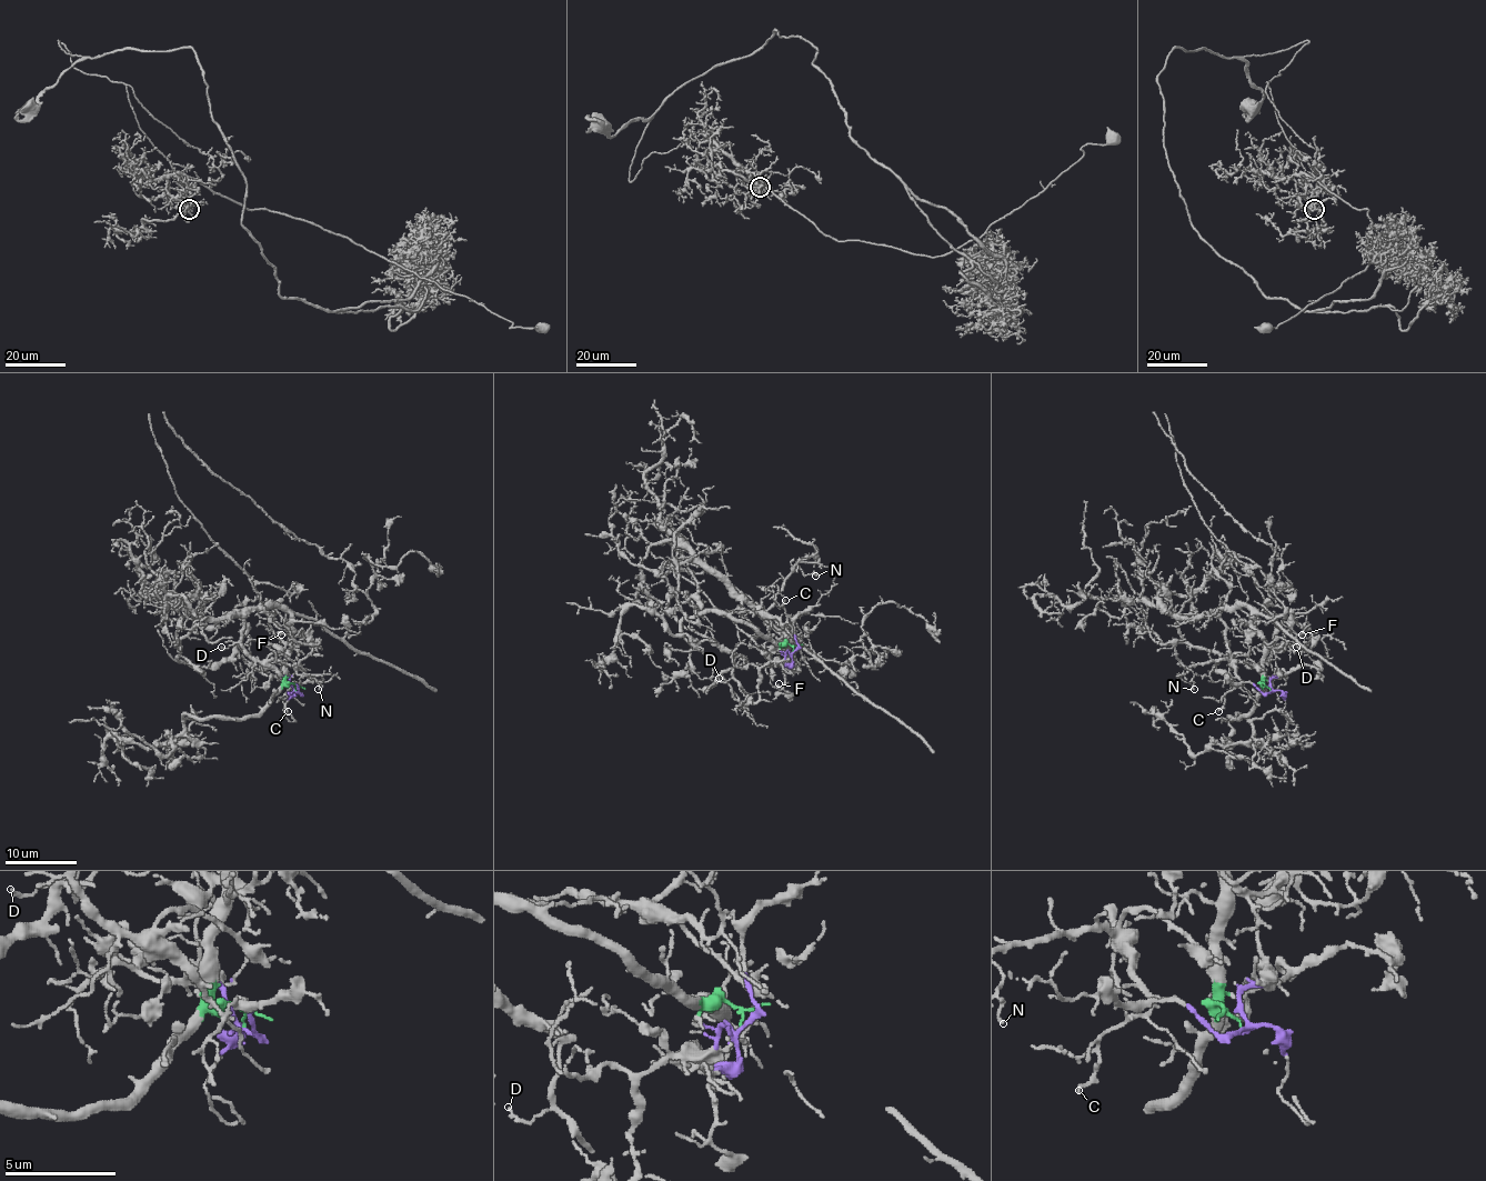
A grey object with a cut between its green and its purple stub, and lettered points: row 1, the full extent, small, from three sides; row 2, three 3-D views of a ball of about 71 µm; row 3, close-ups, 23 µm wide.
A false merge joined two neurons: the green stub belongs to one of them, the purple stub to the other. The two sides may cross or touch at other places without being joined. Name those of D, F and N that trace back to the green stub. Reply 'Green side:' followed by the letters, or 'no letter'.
Green side: D, N

